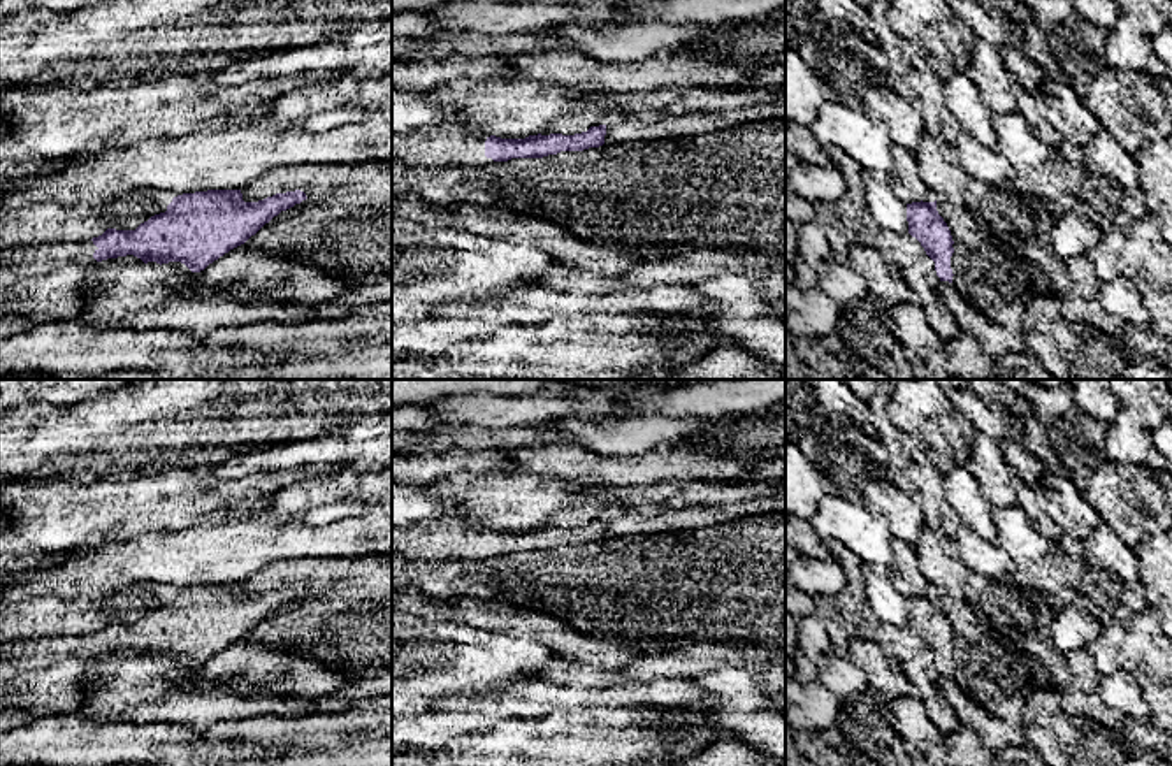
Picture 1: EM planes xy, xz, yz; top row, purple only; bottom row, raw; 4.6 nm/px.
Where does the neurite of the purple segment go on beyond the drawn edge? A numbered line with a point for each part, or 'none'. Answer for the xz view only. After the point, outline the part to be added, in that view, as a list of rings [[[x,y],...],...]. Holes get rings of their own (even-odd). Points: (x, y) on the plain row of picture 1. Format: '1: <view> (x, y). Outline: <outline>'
1: xz (443, 538). Outline: [[[450,515],[411,522],[392,527],[392,555],[425,562],[485,559],[494,555],[485,550],[488,531],[483,524],[469,524]]]

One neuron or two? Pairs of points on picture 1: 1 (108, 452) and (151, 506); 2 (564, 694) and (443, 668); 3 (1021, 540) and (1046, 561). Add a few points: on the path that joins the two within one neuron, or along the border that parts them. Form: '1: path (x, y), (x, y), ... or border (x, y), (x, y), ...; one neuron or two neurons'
1: border (102, 475), (106, 476); two neurons
2: border (533, 679), (477, 694); two neurons
3: path (1027, 545), (1041, 559); one neuron

